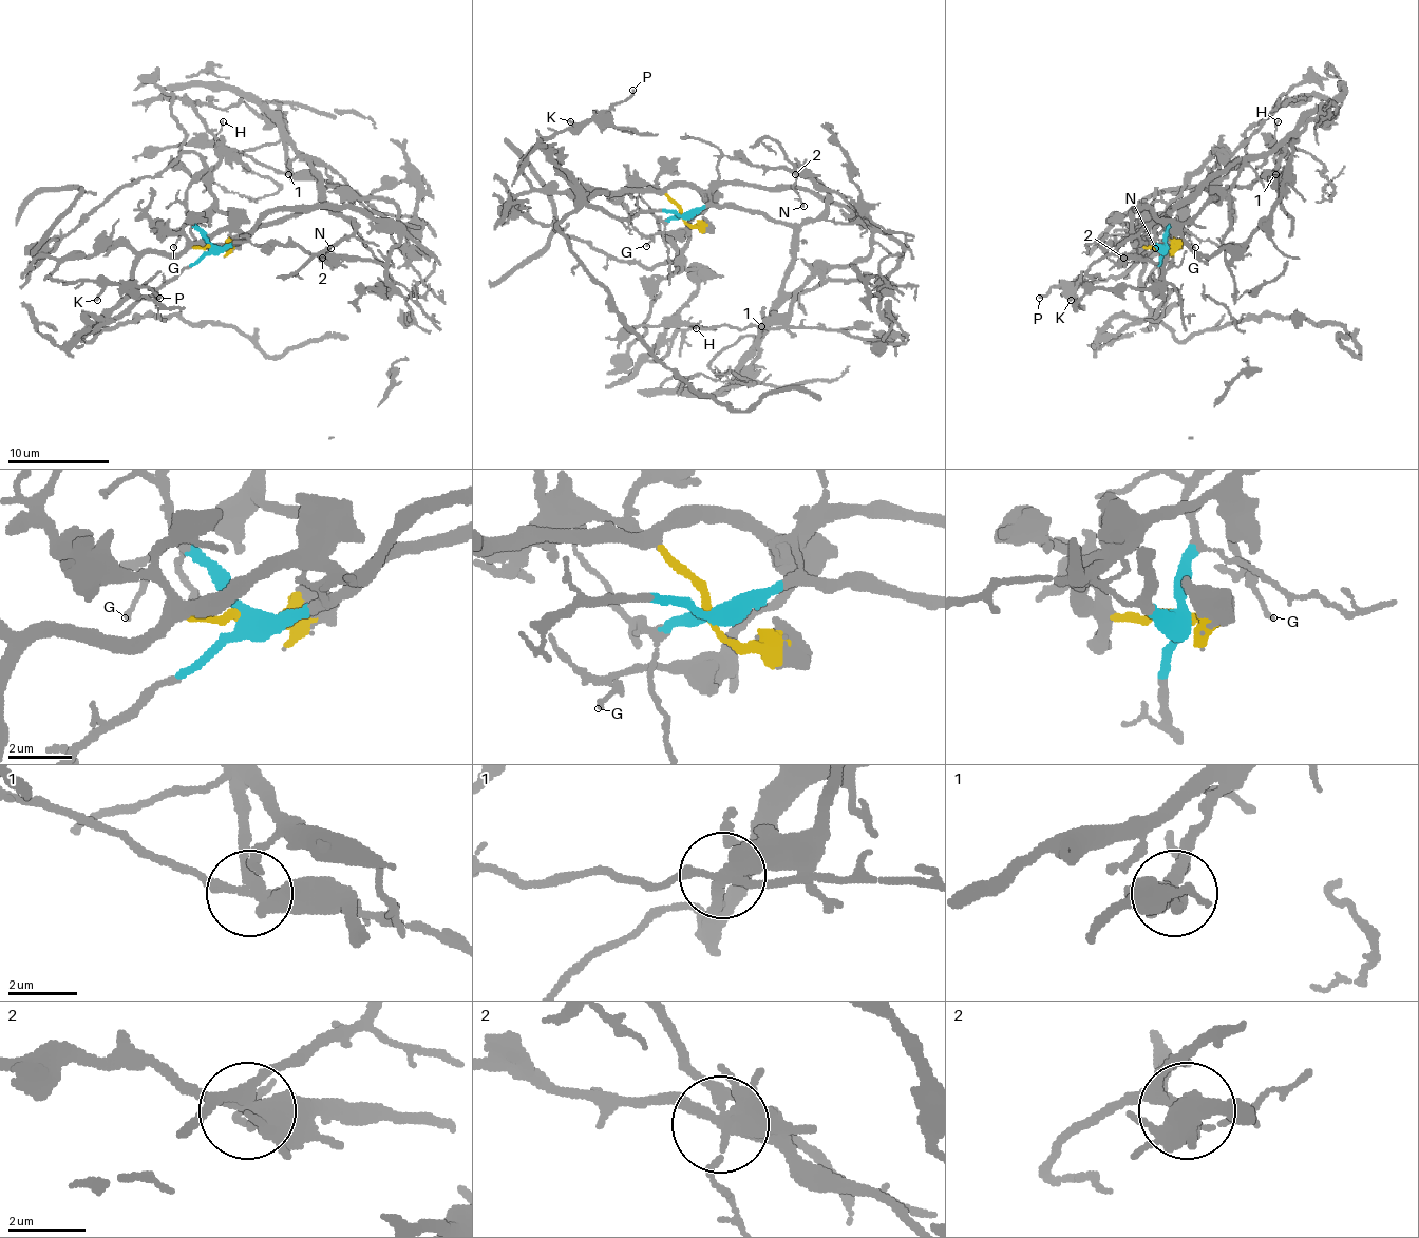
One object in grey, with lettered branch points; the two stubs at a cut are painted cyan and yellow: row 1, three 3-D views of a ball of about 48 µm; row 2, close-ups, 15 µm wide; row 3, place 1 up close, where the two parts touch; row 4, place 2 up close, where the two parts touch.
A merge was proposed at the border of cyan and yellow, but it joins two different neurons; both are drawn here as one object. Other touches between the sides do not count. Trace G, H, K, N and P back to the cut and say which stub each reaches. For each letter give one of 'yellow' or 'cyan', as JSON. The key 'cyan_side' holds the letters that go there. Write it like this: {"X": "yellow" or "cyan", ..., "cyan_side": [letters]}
{"G": "yellow", "H": "cyan", "K": "yellow", "N": "cyan", "P": "yellow", "cyan_side": ["H", "N"]}

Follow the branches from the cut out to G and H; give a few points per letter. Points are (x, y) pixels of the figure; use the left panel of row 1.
G: (208, 247), (192, 245), (197, 240), (219, 234), (233, 217), (213, 209), (197, 214), (183, 227), (172, 247)
H: (208, 247), (311, 209), (320, 202), (311, 162), (329, 182), (277, 174), (219, 146), (223, 120)

